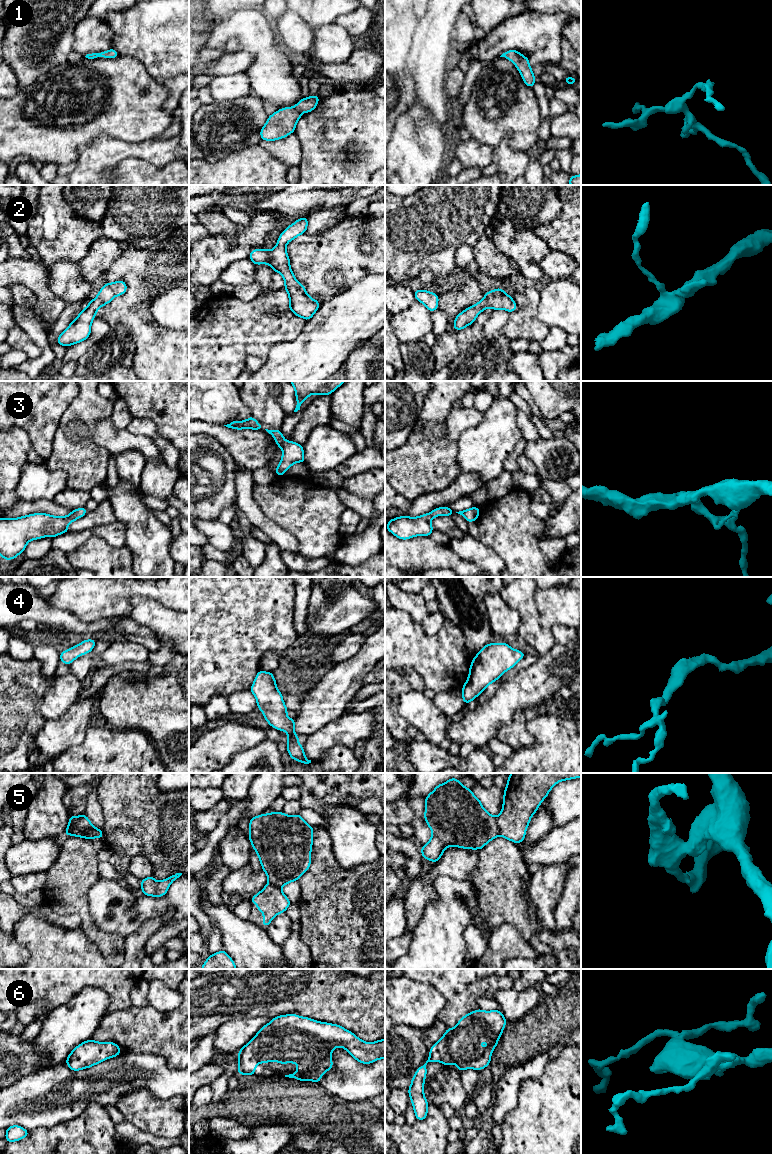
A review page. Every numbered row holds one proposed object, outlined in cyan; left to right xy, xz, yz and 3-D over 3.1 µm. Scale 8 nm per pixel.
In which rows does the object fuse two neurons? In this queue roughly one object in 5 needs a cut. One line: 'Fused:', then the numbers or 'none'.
Fused: 5

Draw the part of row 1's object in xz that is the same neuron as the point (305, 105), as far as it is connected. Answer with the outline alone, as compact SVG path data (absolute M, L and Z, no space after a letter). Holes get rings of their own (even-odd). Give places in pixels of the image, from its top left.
M319 96L303 98L294 107L285 107L268 116L266 124L260 131L261 140L274 141L287 137L295 132L295 127L303 113L313 111Z

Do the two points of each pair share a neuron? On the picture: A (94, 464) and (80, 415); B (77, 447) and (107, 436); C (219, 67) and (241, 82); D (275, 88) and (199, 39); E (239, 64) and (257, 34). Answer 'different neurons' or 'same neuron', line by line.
A: same neuron
B: different neurons
C: different neurons
D: different neurons
E: different neurons

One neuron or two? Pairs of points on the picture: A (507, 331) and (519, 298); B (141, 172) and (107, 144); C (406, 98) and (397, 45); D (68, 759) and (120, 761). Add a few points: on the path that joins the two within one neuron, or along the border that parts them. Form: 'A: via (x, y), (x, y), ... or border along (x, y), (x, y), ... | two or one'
A: via (515, 323), (521, 317), (521, 306) | one
B: border along (149, 162), (126, 158), (116, 167), (113, 174) | two
C: via (400, 85), (397, 79), (397, 58) | one
D: via (82, 755), (84, 753), (110, 753) | one

